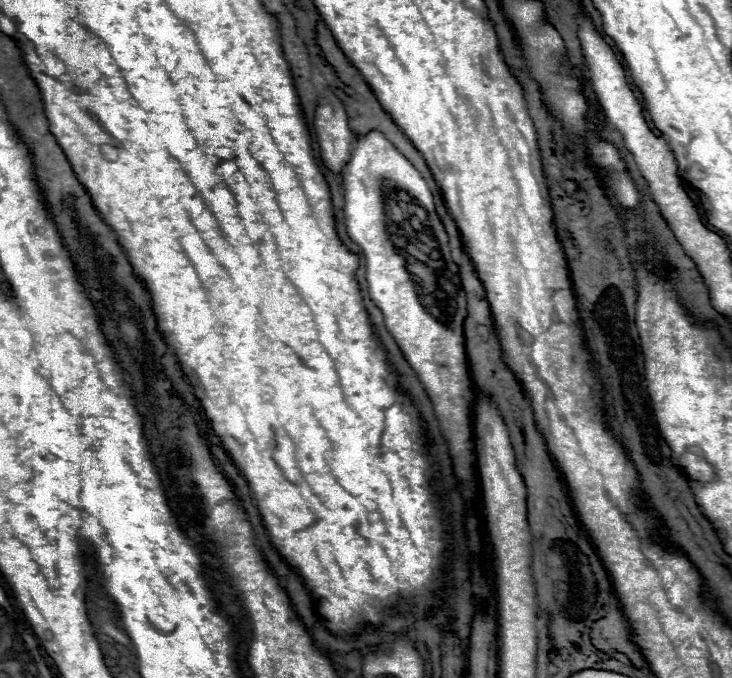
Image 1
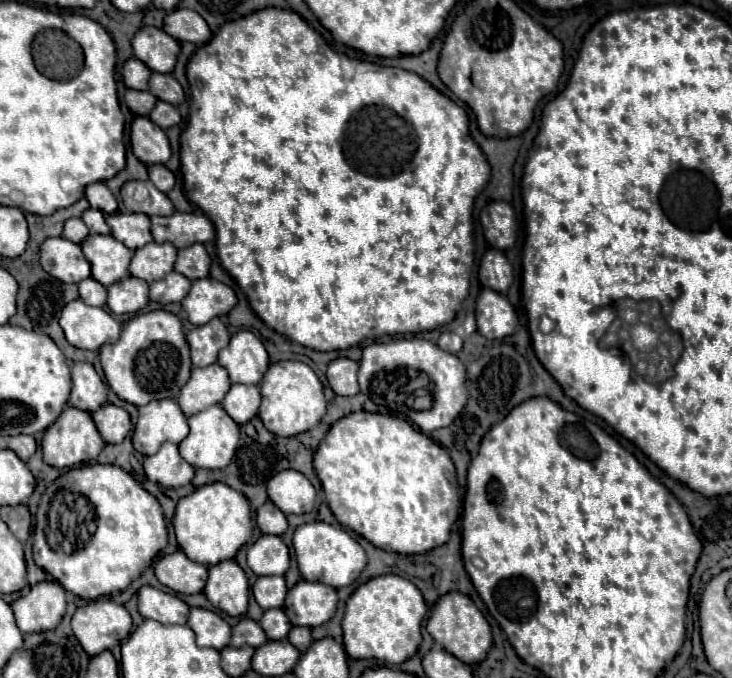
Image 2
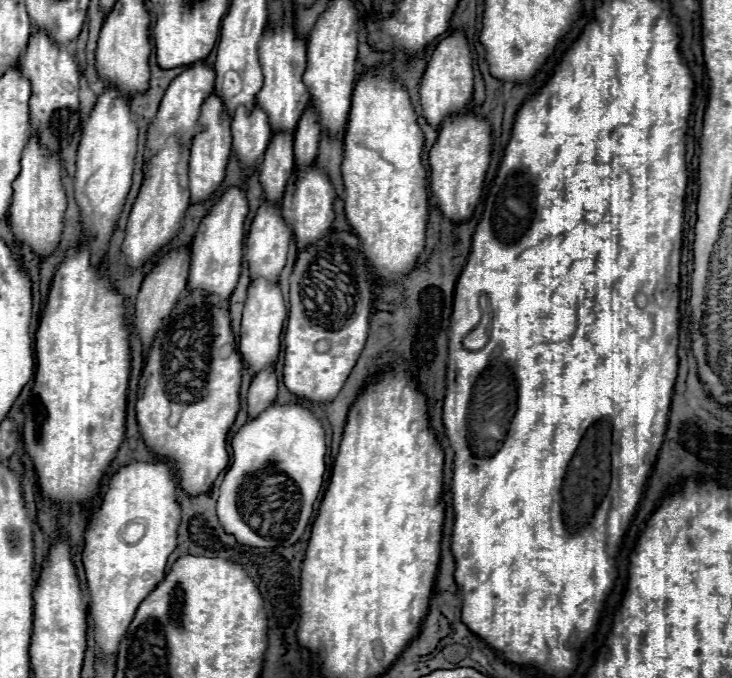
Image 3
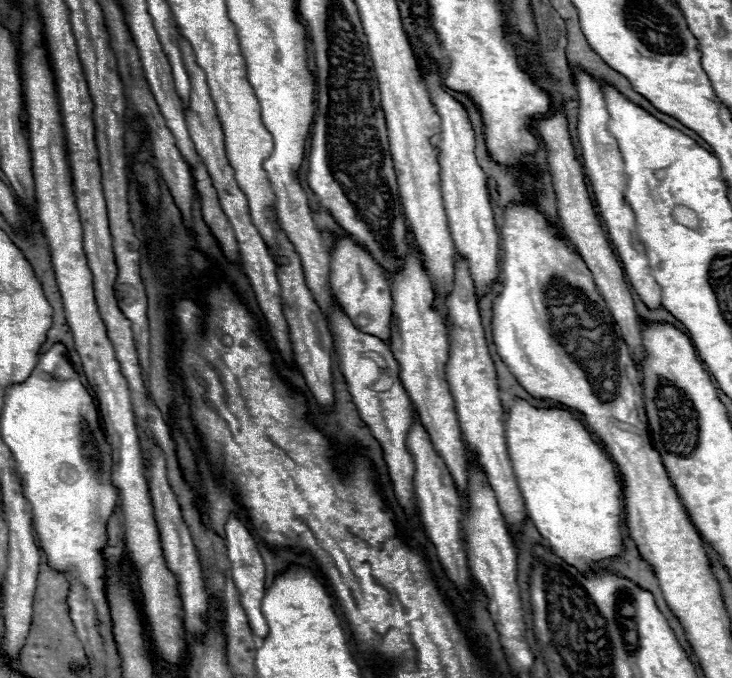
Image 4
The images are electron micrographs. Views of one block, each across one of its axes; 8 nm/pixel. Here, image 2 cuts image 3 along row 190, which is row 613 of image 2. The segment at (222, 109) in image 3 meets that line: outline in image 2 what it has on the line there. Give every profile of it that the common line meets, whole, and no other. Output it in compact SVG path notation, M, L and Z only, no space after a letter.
M192 608L188 626L194 630L198 646L222 650L230 644L230 626L212 610Z

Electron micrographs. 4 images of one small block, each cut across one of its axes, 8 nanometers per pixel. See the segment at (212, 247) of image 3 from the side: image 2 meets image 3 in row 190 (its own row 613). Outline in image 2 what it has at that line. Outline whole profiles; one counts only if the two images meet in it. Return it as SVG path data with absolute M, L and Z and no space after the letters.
M224 560L210 566L210 576L204 588L210 604L228 616L244 616L248 608L248 578L234 560Z

